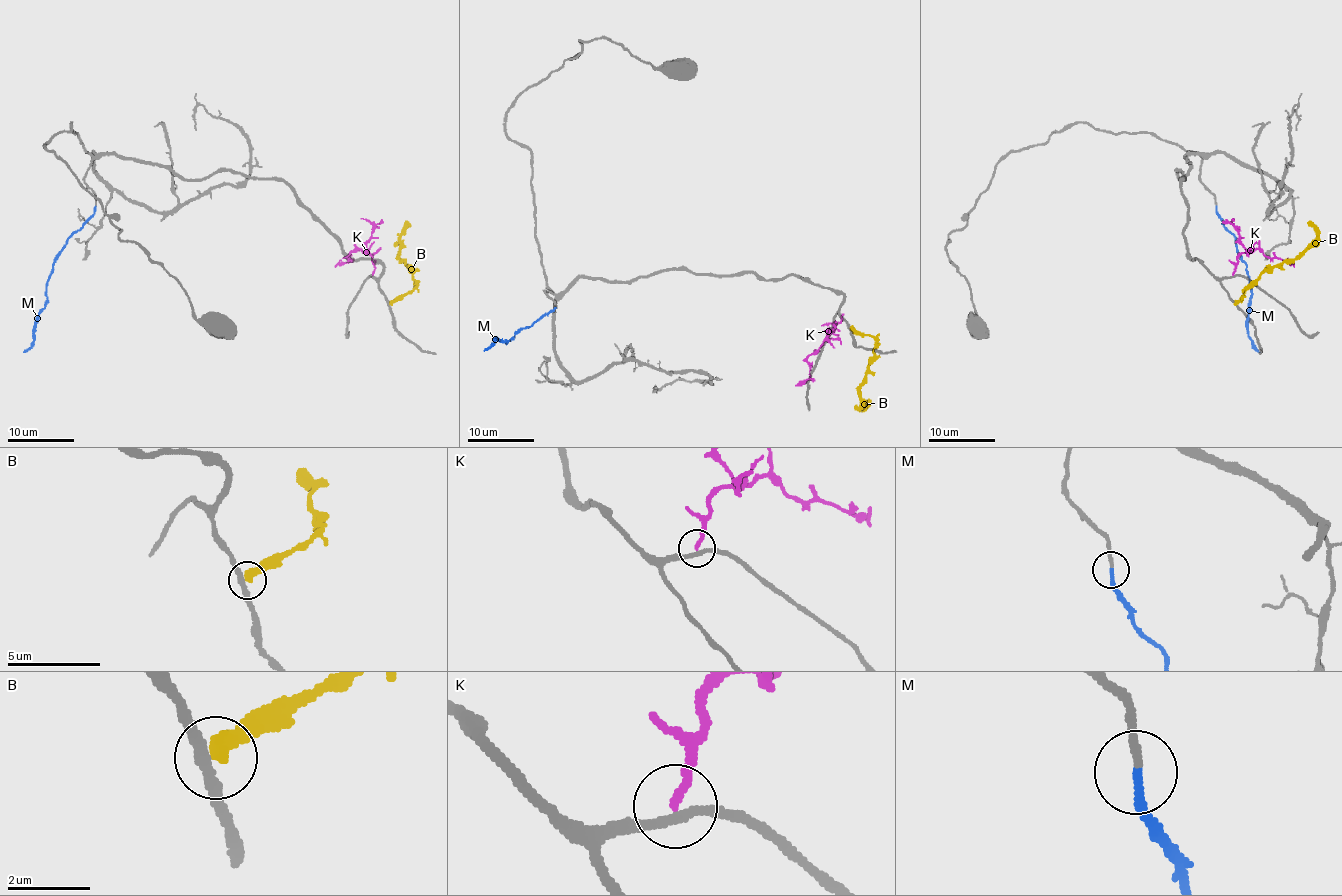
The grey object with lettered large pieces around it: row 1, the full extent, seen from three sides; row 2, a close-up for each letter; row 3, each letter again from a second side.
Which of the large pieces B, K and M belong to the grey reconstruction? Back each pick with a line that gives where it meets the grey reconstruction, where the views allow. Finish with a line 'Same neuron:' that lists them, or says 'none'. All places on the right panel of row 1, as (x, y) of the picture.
M: (1215, 207)
Same neuron: M

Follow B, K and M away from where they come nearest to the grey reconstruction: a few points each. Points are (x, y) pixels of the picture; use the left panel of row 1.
B: (391, 304), (414, 288), (414, 271), (399, 257), (401, 232), (407, 220)
K: (372, 275), (372, 258), (361, 250), (354, 250), (346, 257), (349, 260), (334, 266)
M: (95, 207), (93, 215), (68, 238), (52, 266), (45, 308), (39, 314), (34, 338), (24, 352)

